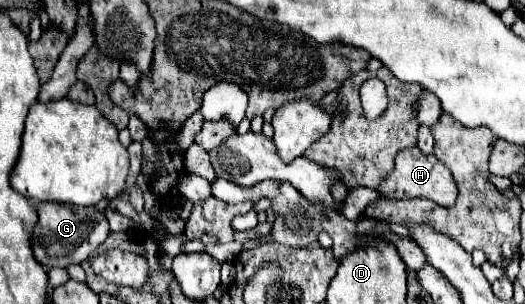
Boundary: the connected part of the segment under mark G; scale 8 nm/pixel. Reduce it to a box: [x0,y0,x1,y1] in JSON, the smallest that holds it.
[31,203,109,267]

